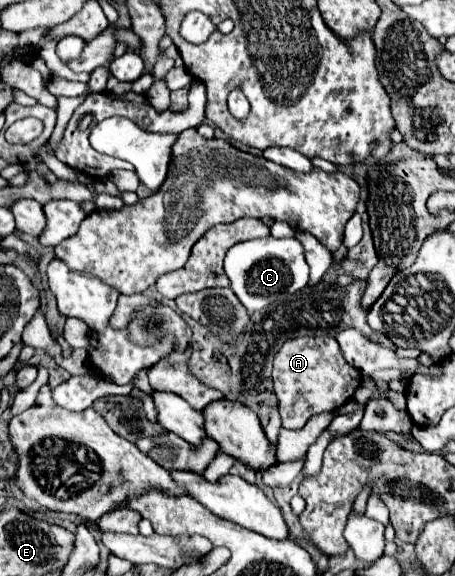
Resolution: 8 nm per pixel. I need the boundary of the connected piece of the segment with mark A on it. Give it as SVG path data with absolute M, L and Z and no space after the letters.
M300 336L289 339L277 351L273 361L273 383L283 427L301 429L311 415L337 411L347 403L347 399L353 399L353 393L361 383L361 375L343 359L343 351L339 351L335 337Z

